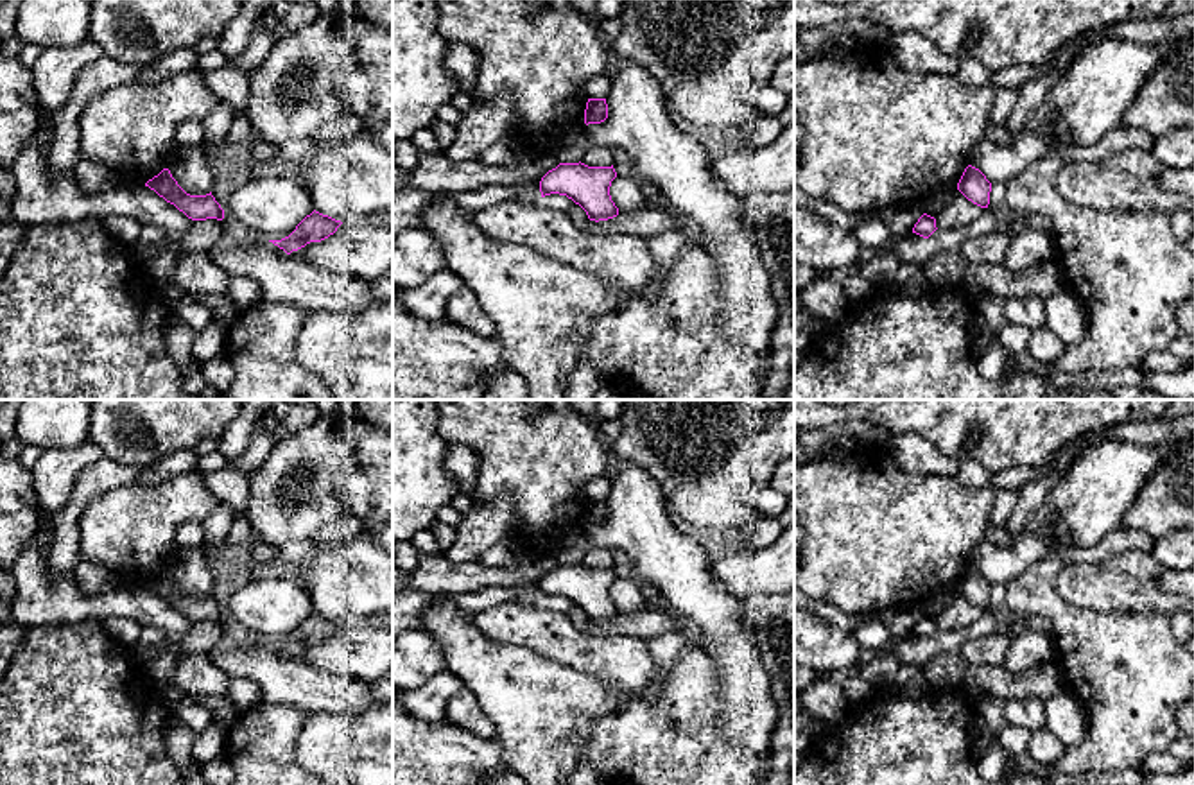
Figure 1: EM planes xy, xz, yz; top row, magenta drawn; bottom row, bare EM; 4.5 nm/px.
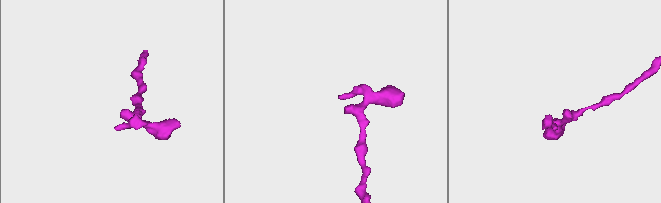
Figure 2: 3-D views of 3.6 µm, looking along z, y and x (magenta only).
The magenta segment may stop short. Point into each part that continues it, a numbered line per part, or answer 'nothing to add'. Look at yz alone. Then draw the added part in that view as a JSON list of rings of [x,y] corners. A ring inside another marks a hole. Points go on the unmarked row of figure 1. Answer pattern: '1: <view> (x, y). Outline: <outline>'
nothing to add

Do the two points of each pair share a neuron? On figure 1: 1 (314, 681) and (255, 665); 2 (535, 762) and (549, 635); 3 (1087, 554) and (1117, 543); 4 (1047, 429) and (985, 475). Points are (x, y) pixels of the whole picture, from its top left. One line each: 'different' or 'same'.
1: same
2: different
3: same
4: different

